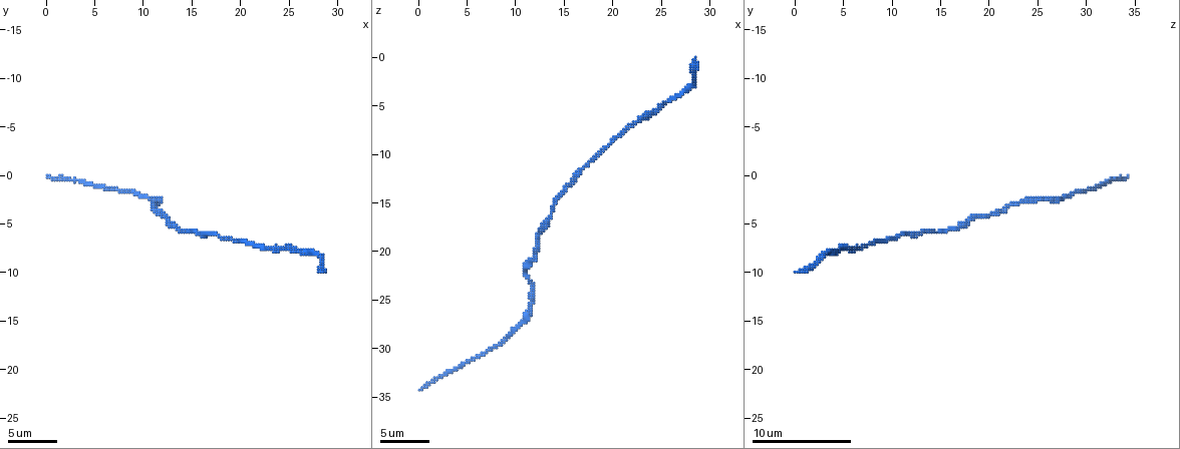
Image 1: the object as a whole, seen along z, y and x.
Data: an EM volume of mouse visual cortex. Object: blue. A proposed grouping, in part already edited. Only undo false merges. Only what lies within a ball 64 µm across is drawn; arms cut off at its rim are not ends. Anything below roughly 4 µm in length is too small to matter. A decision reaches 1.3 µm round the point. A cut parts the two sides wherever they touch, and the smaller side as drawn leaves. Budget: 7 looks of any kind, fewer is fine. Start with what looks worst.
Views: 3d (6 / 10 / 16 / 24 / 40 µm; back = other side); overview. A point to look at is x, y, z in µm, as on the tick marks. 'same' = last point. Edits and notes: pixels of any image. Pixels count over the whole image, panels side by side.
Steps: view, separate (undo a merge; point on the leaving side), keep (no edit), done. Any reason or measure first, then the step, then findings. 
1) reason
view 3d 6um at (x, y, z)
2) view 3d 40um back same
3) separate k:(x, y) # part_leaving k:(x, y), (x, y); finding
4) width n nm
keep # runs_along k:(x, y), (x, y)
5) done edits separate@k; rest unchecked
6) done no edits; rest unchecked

view 3d 10um at (13.0, 5.4, 17.0)

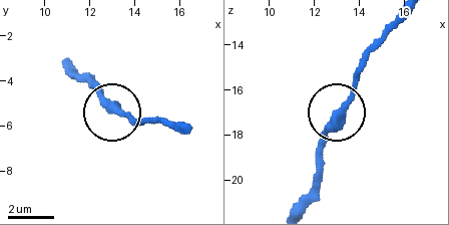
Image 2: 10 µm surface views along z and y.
keep # all the same neuron

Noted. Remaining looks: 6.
thick turns thin
view 3d 10um at (16.8, 6.2, 11.2)

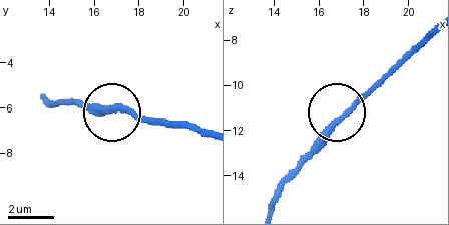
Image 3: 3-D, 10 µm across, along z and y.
keep # runs_along 3:(44, 95), (55, 105), (105, 105), (155, 123); all the same neuron

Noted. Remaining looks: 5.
thick turns thin
view 3d 6um at (10.0, 2.2, 27.8)

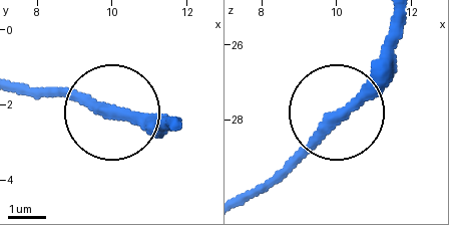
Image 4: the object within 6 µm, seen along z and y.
keep # runs_along 4:(398, 20), (388, 68), (267, 190); all the same neuron

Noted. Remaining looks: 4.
calibre changes
view 3d 10um at (11.8, 2.8, 23.8)

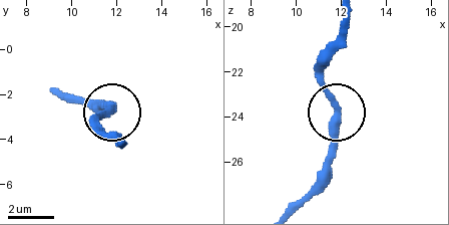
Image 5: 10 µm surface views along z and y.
keep # runs_along 5:(345, 20), (343, 43), (322, 77), (339, 118), (333, 174); continuous, no second neuron

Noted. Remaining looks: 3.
done no edits; rest unchecked

